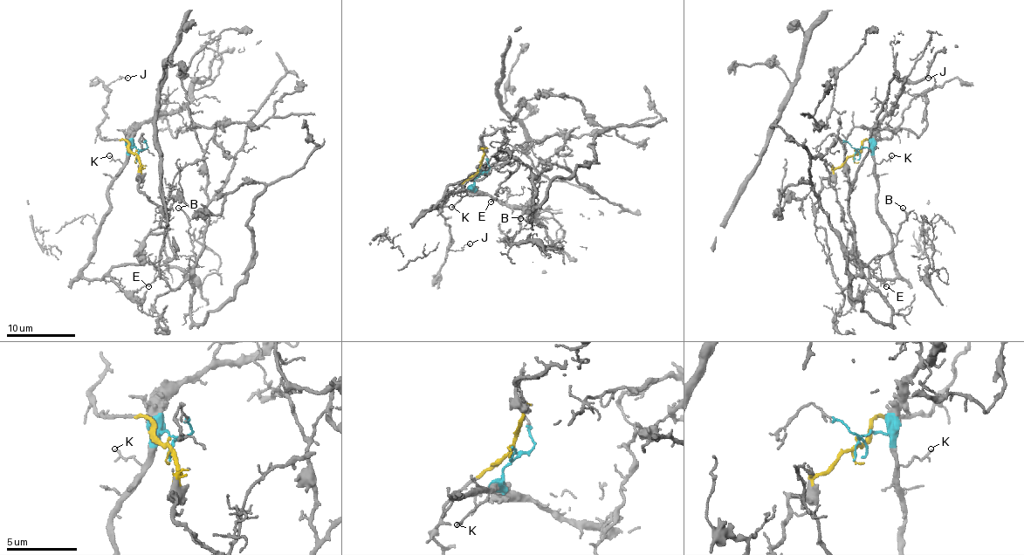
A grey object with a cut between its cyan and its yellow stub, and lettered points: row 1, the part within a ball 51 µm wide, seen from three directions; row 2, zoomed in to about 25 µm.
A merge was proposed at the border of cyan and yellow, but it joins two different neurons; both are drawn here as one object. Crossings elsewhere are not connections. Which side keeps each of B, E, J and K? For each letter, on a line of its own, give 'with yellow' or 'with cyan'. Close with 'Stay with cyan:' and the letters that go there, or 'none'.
B: with yellow
E: with cyan
J: with yellow
K: with cyan
Stay with cyan: E, K

